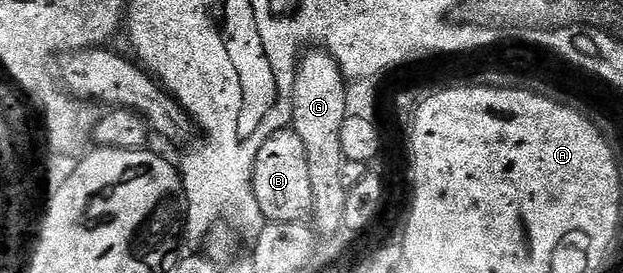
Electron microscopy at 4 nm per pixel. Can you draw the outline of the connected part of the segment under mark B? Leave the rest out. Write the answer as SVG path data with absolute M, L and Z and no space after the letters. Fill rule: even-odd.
M293 128L277 130L271 138L262 142L262 147L254 157L252 181L256 204L267 223L306 224L311 221L314 212L311 173L308 172L304 144Z

